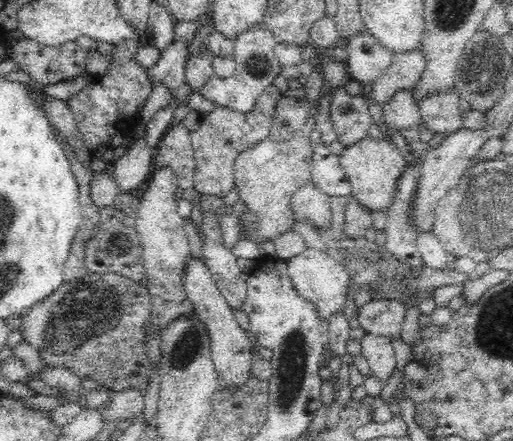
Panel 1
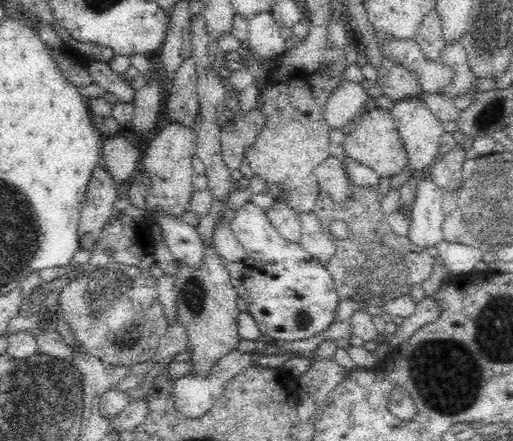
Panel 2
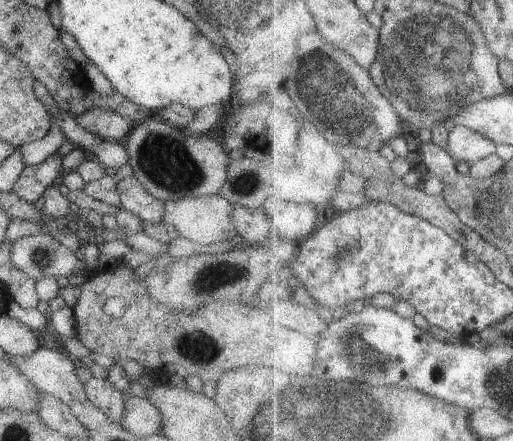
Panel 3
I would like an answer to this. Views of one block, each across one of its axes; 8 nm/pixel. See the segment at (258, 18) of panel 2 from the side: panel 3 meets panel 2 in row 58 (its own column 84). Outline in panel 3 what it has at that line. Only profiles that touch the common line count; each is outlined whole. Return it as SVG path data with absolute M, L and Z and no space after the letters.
M49 234L15 240L9 250L9 264L33 281L41 276L69 277L77 272L87 276L94 271Z

